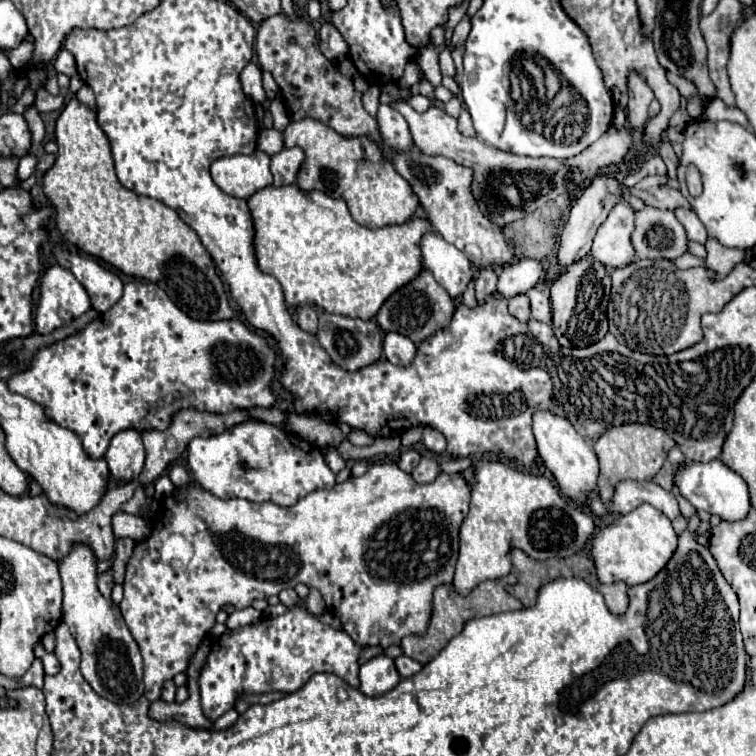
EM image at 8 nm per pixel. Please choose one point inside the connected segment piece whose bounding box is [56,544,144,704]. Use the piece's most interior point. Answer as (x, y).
(111, 663)

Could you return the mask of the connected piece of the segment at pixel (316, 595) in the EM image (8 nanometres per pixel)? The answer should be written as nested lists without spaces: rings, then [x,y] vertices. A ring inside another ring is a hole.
[[[310,588],[310,594],[306,598],[306,610],[310,610],[316,616],[322,616],[326,612],[324,600],[322,600],[322,596],[320,596],[320,592],[316,588]]]

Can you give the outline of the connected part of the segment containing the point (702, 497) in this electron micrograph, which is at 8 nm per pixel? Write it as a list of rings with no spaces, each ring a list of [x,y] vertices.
[[[714,458],[710,462],[686,462],[676,472],[672,472],[674,486],[678,492],[696,508],[706,510],[710,514],[718,514],[724,520],[742,520],[746,512],[750,510],[750,496],[746,482],[730,470],[720,458]]]

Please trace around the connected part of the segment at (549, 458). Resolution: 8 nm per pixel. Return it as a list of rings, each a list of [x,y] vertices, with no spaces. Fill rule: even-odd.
[[[536,410],[532,416],[532,430],[538,444],[538,454],[542,456],[546,468],[554,474],[562,494],[582,504],[582,492],[586,492],[586,488],[596,490],[598,480],[598,458],[594,456],[592,444],[574,430],[568,418],[558,416],[552,410]]]

